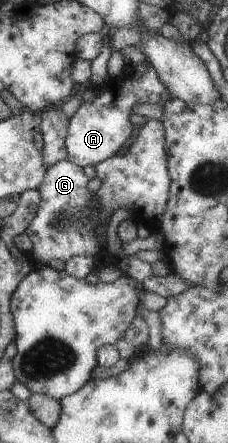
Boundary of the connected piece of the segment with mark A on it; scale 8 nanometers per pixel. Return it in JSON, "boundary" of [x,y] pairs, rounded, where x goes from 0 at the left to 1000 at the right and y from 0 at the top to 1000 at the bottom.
{"boundary":[[[640,135],[596,149],[544,147],[522,176],[469,178],[434,199],[447,208],[421,212],[404,226],[355,230],[289,284],[281,334],[294,359],[364,381],[408,377],[557,330],[592,296],[592,287],[561,271],[588,235],[702,235],[750,221],[675,151]]]}

